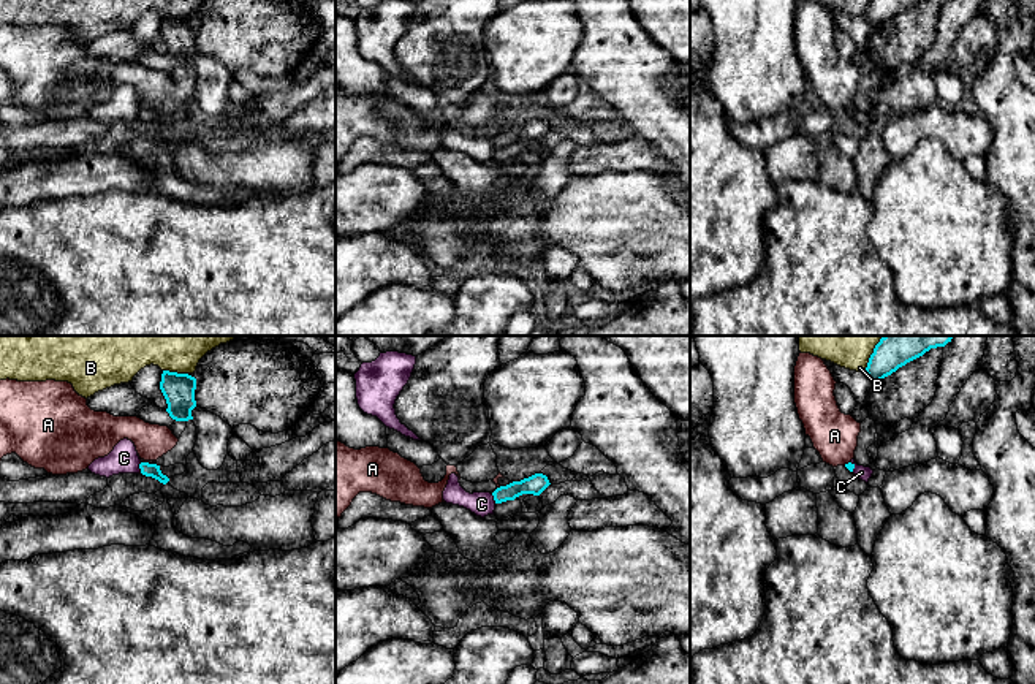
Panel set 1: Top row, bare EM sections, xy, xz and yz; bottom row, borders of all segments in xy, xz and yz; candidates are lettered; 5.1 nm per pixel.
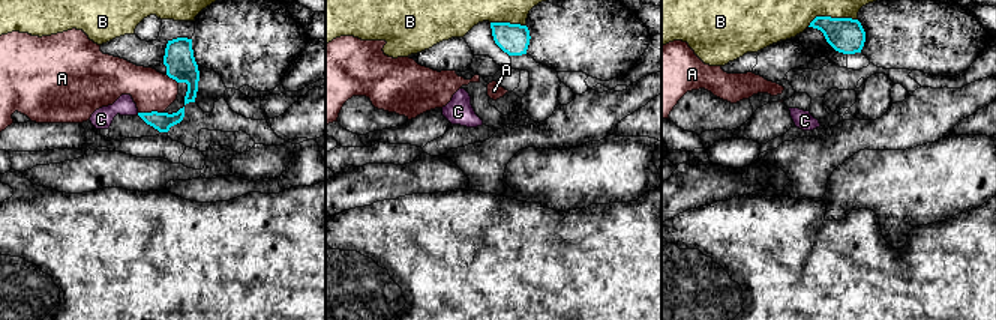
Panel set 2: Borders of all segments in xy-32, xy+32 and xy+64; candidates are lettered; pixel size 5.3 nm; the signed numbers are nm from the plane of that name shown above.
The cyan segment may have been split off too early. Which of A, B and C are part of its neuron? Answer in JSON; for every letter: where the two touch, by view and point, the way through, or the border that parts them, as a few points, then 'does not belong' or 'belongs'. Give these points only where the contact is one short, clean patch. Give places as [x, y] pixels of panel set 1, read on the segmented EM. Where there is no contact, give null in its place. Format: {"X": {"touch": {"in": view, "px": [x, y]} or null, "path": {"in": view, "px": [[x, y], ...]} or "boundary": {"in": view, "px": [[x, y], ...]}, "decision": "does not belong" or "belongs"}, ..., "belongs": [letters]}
{"A": {"touch": {"in": "yz", "px": [849, 463]}, "boundary": {"in": "yz", "px": [[850, 461], [844, 464]]}, "decision": "does not belong"}, "B": {"touch": {"in": "xy", "px": [176, 372]}, "boundary": {"in": "xy", "px": [[163, 369], [187, 374]]}, "decision": "does not belong"}, "C": {"touch": {"in": "xy", "px": [140, 467]}, "boundary": {"in": "xy", "px": [[141, 463], [140, 472]]}, "decision": "does not belong"}, "belongs": []}

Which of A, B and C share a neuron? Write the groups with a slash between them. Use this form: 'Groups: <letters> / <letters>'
Groups: A / B / C

